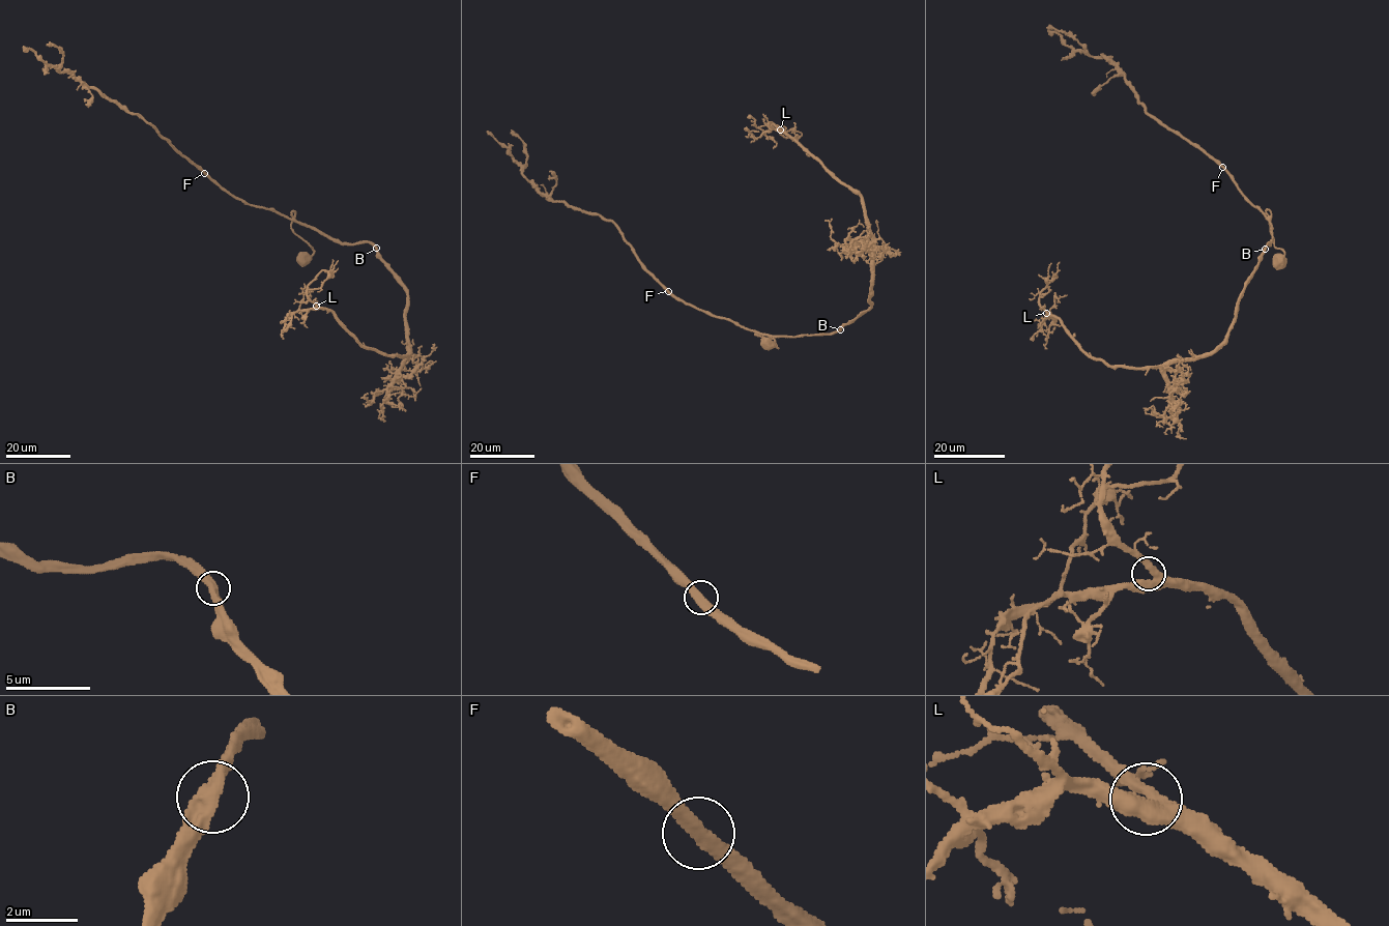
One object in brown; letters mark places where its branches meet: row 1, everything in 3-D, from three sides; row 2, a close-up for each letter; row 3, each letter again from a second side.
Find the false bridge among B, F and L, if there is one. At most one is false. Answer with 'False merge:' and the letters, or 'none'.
False merge: none

